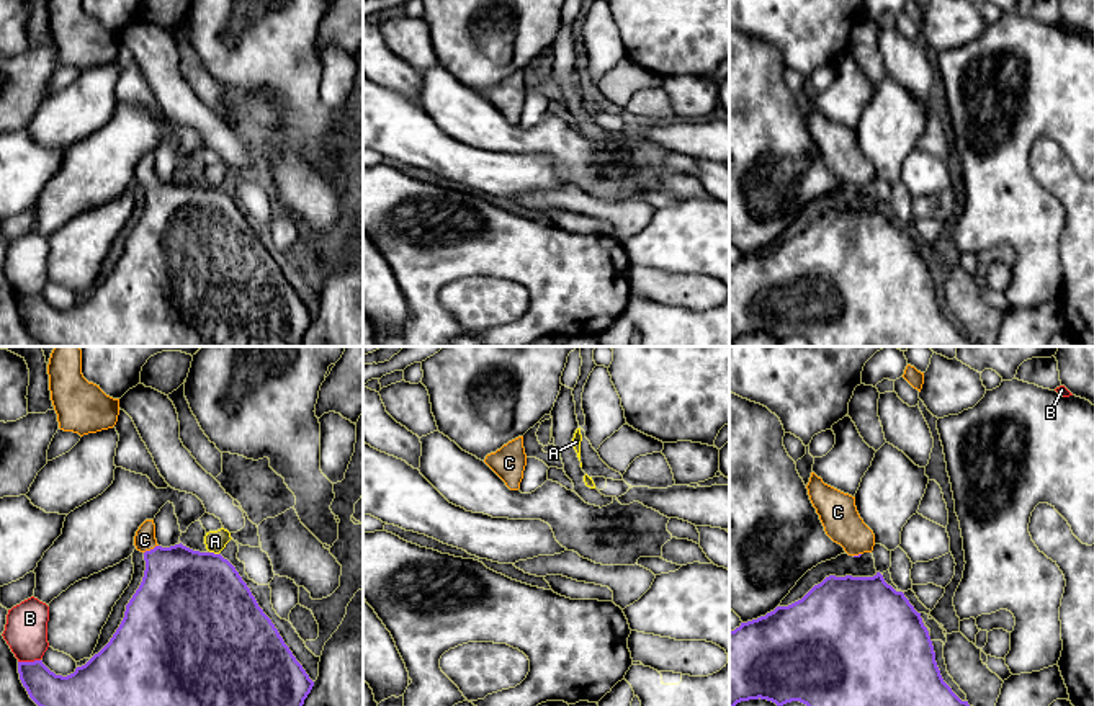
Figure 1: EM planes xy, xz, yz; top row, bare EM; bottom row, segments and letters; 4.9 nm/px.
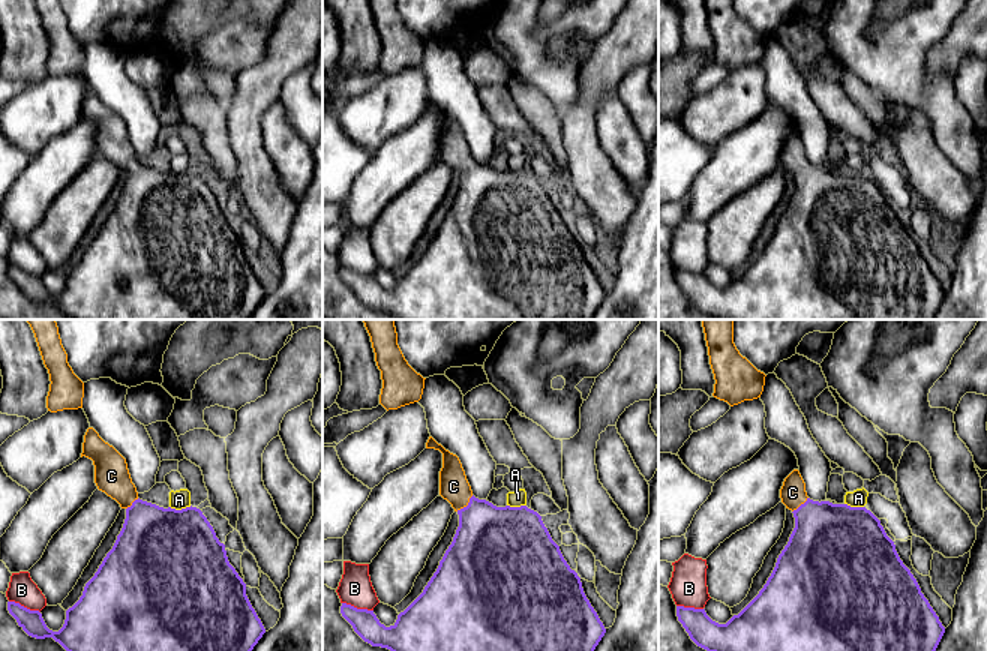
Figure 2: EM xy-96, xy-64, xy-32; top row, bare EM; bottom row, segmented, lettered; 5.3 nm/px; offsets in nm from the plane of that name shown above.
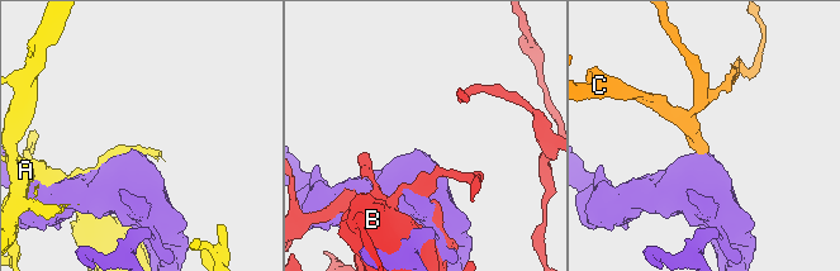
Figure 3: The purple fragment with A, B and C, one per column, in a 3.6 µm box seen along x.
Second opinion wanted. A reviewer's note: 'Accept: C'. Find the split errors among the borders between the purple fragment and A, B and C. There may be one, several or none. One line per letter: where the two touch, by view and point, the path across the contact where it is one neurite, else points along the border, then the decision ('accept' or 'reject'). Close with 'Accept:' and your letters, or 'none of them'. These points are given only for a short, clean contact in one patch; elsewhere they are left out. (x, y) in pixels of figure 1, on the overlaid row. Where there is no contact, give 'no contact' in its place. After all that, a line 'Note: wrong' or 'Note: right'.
A: meets purple in xy at (213, 553); reject
B: meets purple in xy at (28, 662); reject
C: meets purple in xy at (151, 549); runs through xy (182, 589), (151, 549), (144, 540); accept
Accept: C
Note: right

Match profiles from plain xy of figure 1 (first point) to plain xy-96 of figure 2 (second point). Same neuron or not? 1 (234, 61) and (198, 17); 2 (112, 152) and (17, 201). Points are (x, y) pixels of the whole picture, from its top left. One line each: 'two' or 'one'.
1: one
2: one

